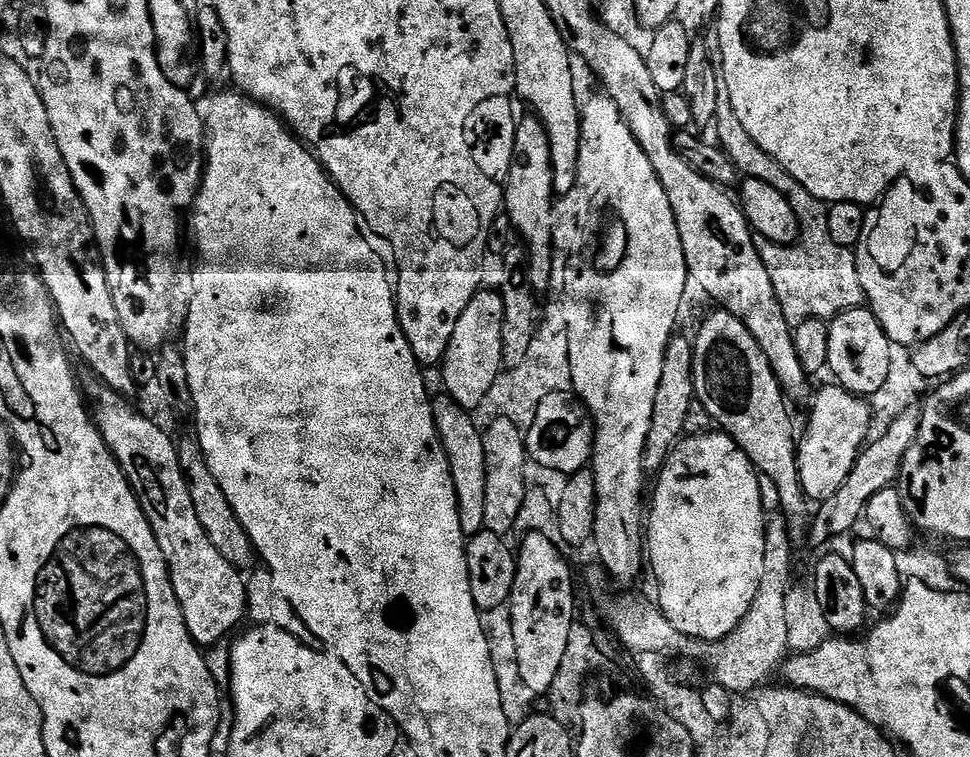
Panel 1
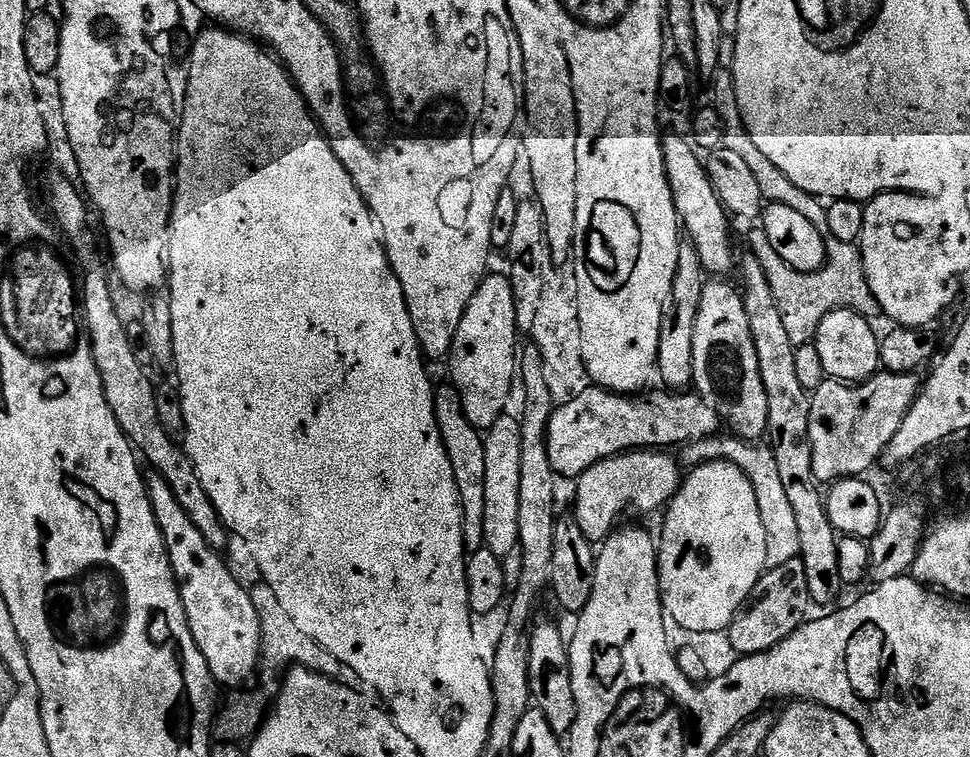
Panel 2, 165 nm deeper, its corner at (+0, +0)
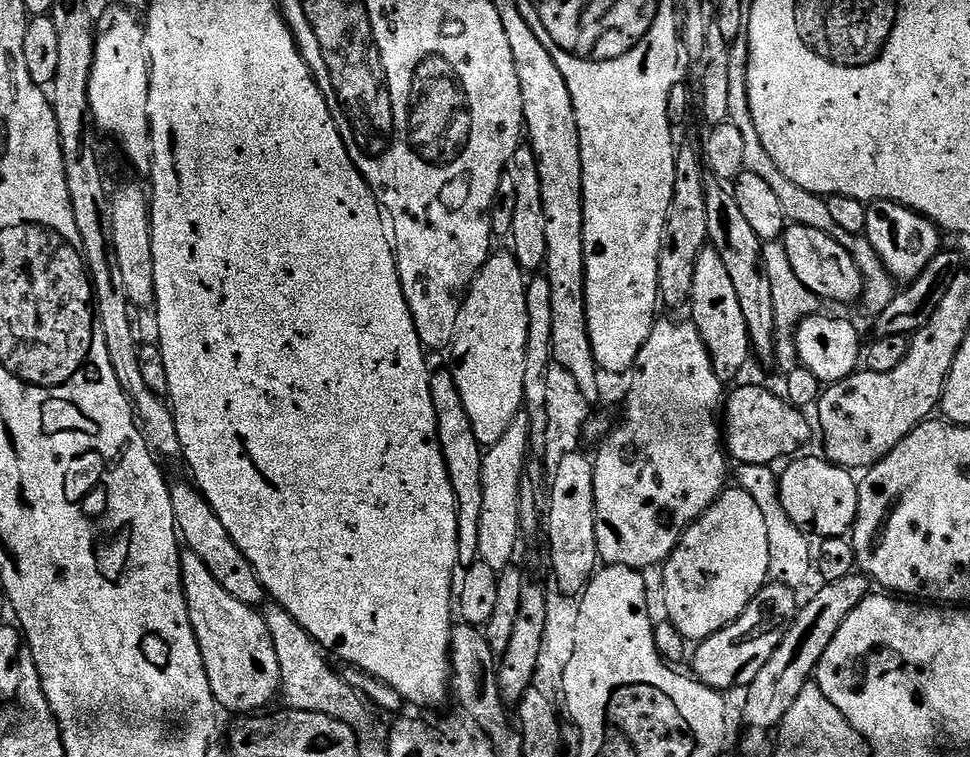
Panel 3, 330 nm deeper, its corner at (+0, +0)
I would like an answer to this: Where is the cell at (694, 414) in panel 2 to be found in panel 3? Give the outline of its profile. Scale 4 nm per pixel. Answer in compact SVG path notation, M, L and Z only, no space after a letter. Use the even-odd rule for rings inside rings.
M744 384L733 392L731 389L722 405L722 439L727 455L736 464L754 466L772 466L783 456L795 457L801 451L799 448L811 438L812 432L814 436L813 425L811 428L804 416L807 415L789 404L783 395L775 396L760 384Z

